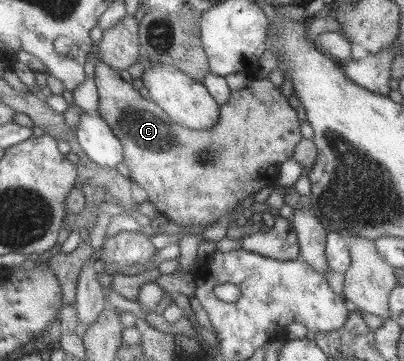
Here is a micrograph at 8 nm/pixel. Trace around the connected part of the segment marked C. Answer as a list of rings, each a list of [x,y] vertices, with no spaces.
[[[94,59],[94,76],[92,79],[95,82],[99,98],[97,112],[101,115],[102,120],[104,120],[104,122],[111,128],[114,136],[116,136],[122,144],[124,160],[121,162],[128,169],[129,178],[136,182],[140,188],[145,190],[148,202],[152,202],[152,206],[156,208],[160,216],[165,217],[169,221],[172,220],[172,222],[177,225],[200,226],[203,230],[205,227],[214,224],[220,216],[224,216],[224,214],[231,212],[231,210],[237,210],[238,204],[240,204],[241,200],[254,195],[258,190],[264,188],[264,186],[275,182],[279,166],[282,162],[291,158],[296,143],[301,139],[300,129],[298,129],[300,126],[298,116],[296,116],[296,112],[290,107],[290,105],[288,105],[288,92],[285,89],[274,87],[266,77],[262,79],[252,79],[245,87],[231,90],[225,103],[219,105],[218,120],[211,127],[208,127],[207,129],[191,129],[172,122],[172,119],[155,102],[144,99],[142,96],[138,95],[138,91],[135,90],[131,84],[126,83],[121,79],[117,71],[115,71],[110,65],[103,63],[100,59]]]

